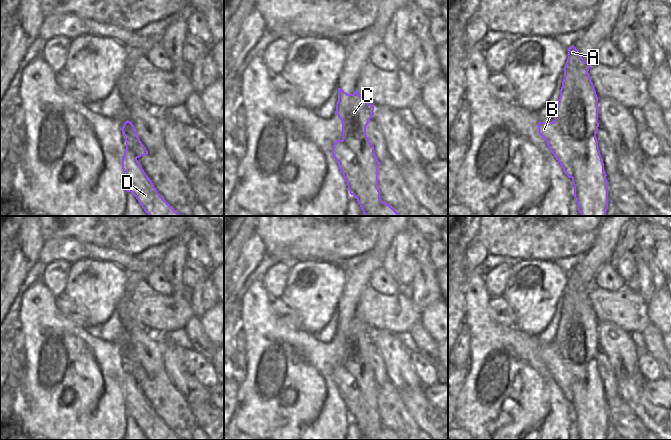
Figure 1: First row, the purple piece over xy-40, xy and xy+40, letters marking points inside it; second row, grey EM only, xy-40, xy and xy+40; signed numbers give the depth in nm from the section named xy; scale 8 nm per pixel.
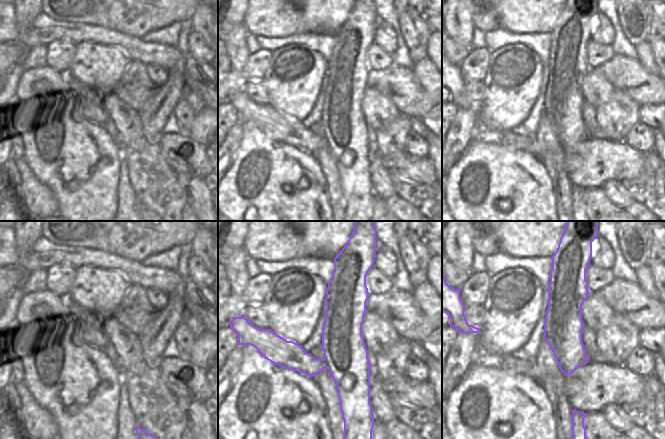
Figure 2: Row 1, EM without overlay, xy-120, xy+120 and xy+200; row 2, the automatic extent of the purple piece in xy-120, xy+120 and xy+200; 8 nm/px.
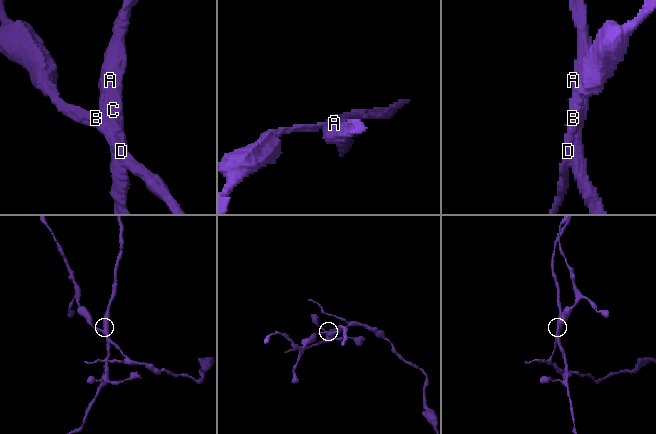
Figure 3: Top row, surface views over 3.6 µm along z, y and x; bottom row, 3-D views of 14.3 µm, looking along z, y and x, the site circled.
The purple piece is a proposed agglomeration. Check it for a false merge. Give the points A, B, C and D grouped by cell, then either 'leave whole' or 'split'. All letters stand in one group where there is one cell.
groups A C / B D; split

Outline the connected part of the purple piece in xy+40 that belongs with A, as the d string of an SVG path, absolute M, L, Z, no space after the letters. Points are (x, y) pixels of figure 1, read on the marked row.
M572 45L568 48L568 59L564 67L564 79L556 107L556 115L564 139L574 153L574 198L580 216L606 216L608 209L608 181L604 163L598 149L598 97L588 73L591 63L585 62Z

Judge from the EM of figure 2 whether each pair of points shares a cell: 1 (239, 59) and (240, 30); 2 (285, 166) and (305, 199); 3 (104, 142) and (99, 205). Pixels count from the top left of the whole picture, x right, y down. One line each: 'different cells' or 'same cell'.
1: same cell
2: same cell
3: same cell

